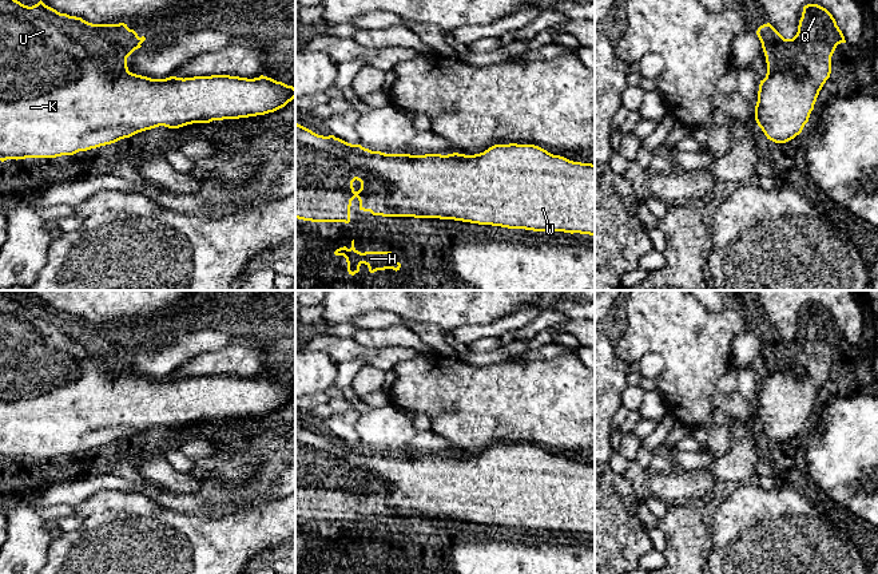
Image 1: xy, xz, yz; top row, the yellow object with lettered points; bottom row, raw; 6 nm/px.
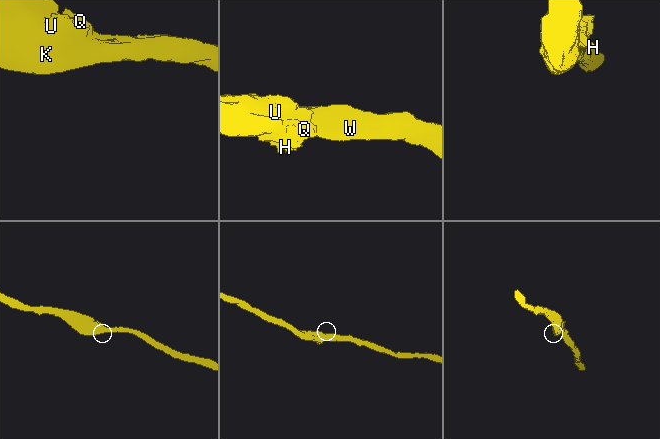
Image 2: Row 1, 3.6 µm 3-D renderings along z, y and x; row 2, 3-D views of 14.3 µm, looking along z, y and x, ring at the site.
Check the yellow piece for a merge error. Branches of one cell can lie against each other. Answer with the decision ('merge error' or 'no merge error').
no merge error

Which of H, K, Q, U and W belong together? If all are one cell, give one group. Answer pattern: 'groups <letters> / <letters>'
groups H K Q U W

